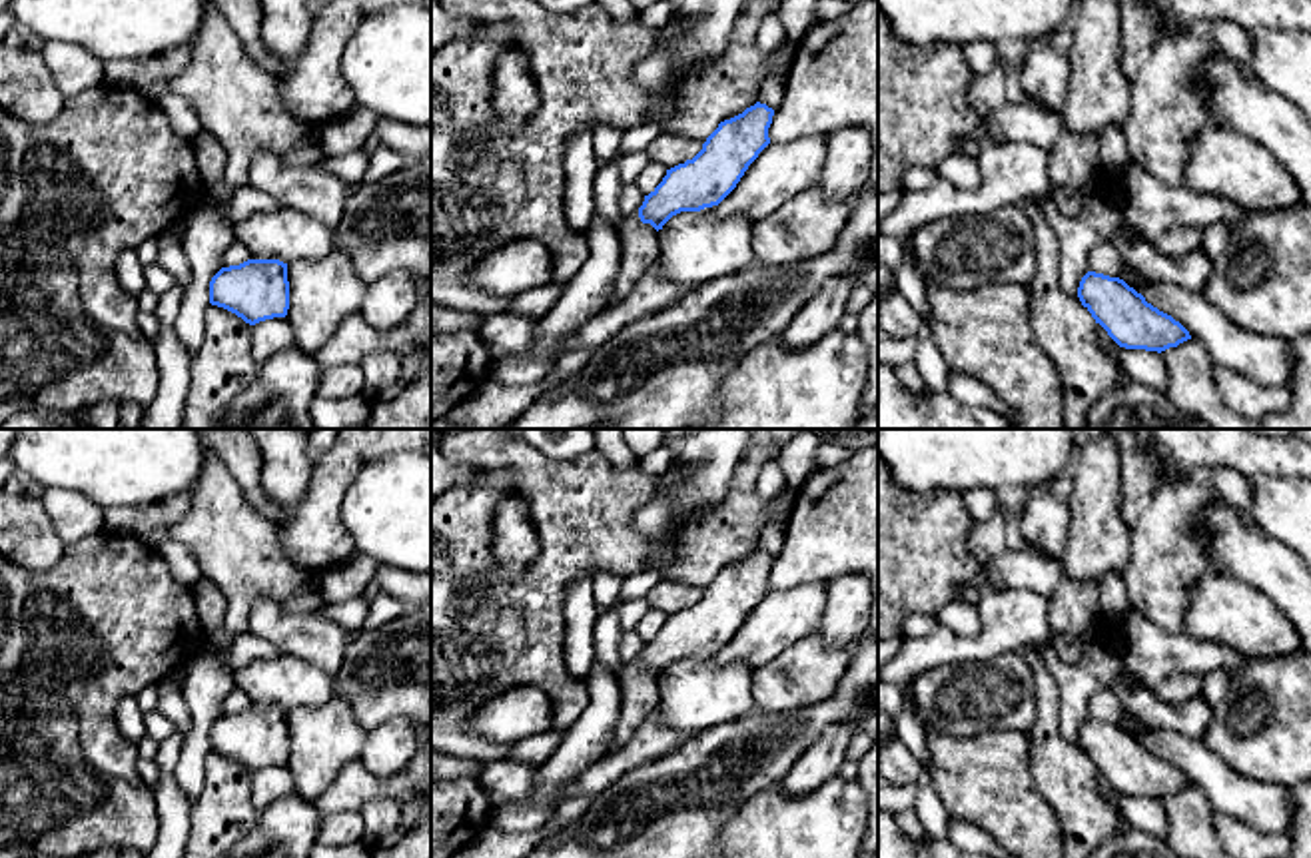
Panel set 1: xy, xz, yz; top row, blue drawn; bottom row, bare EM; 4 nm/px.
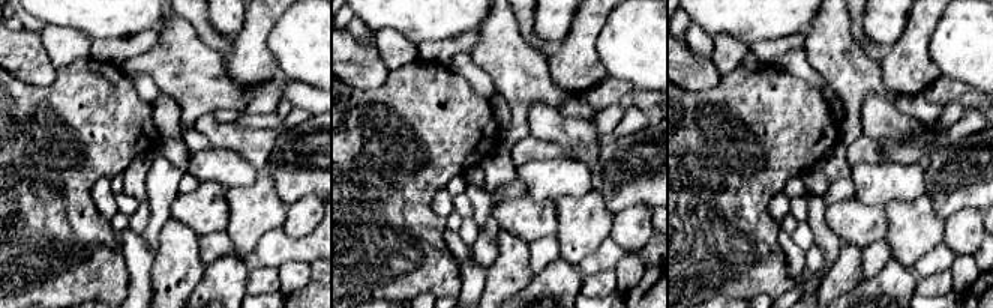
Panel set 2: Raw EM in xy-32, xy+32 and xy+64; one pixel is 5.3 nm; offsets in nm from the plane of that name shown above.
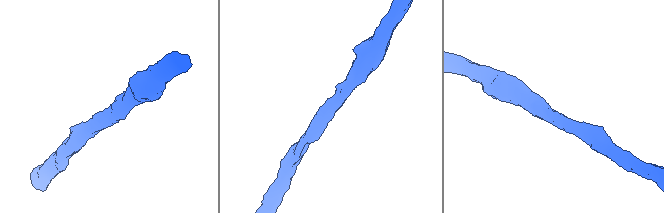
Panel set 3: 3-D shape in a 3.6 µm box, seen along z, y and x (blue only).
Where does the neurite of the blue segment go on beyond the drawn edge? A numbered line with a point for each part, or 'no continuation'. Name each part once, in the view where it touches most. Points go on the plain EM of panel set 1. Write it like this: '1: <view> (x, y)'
no continuation

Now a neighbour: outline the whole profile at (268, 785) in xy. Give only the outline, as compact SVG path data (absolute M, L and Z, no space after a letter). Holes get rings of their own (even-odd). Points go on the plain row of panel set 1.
M273 764L251 772L251 802L261 812L265 806L291 792L293 778L285 764Z

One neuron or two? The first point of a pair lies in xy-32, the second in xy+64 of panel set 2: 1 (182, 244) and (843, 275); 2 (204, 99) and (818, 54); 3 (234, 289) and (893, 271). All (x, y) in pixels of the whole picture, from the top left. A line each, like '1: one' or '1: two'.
1: one
2: one
3: one

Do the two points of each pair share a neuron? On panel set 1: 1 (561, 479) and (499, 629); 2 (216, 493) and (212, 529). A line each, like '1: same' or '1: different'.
1: same
2: same

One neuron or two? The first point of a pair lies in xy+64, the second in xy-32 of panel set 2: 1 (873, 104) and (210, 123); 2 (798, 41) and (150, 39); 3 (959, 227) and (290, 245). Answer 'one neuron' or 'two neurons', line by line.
1: one neuron
2: one neuron
3: two neurons

